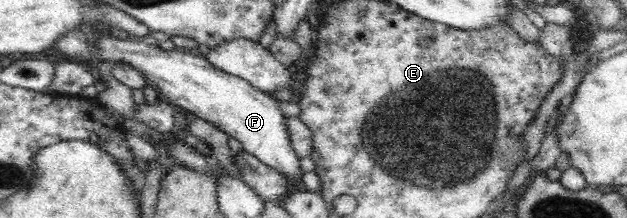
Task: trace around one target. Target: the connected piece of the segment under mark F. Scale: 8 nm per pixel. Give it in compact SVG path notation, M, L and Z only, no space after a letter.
M72 30L56 40L50 48L76 62L97 62L101 58L112 64L122 61L132 65L166 102L186 108L196 114L197 118L217 126L229 137L236 138L248 154L285 176L293 189L302 188L305 172L300 157L290 143L285 114L271 93L262 92L246 80L214 68L206 56L196 56L177 49L163 50L159 45L150 46L135 37L118 39L112 35L97 36L97 43L99 50L90 47L80 30Z

